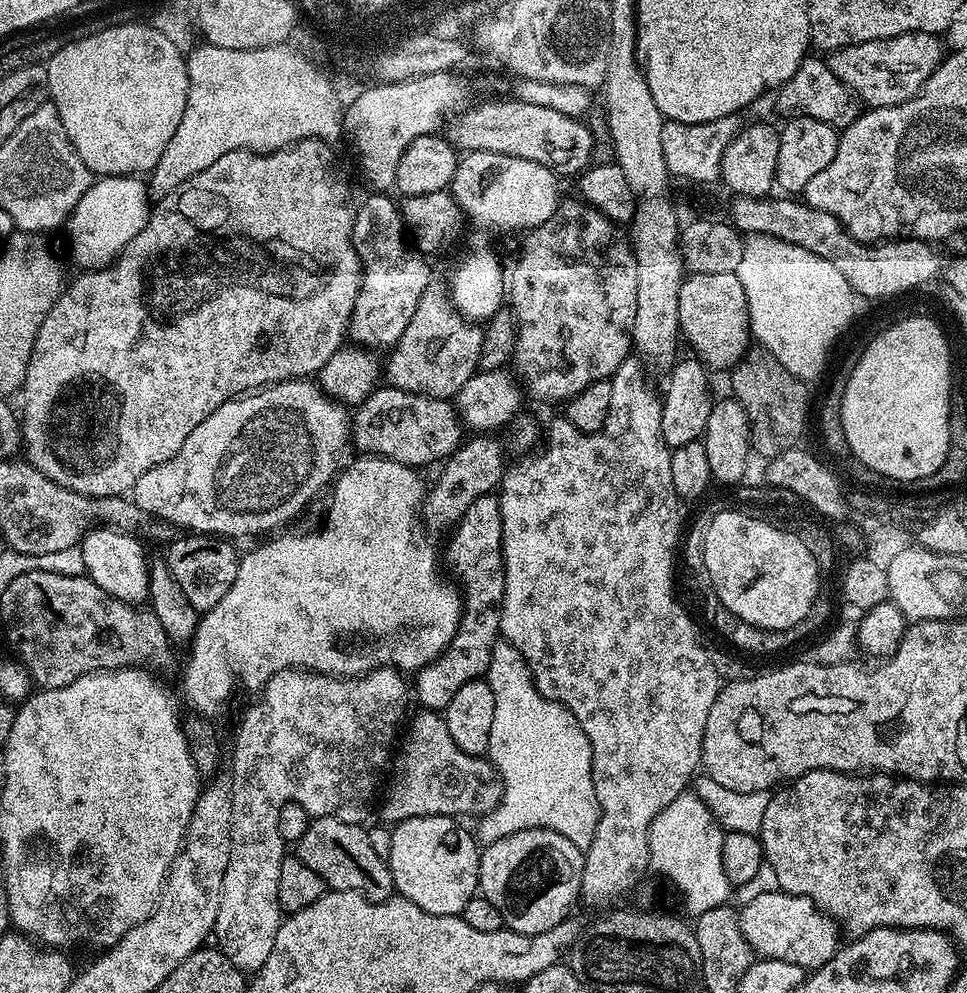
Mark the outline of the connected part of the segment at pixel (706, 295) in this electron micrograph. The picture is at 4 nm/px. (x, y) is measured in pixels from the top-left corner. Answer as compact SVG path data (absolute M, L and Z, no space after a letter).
M734 272L730 274L689 275L680 281L678 294L680 330L701 364L709 369L731 370L740 363L750 347L750 323L746 290Z

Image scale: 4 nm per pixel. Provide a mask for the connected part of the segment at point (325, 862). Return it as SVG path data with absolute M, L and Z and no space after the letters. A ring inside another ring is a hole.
M337 815L313 817L302 838L296 842L296 855L312 870L317 870L325 880L325 885L335 891L343 891L347 885L349 889L363 893L372 901L391 899L395 891L387 859L371 845L367 829L360 824L348 823ZM346 858L352 860L348 866L348 872L352 875L348 884L345 884Z

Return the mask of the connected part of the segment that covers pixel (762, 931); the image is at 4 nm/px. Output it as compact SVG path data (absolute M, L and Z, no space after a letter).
M777 890L759 894L756 898L751 899L750 902L743 904L739 909L738 915L742 934L745 935L746 942L749 943L757 957L789 960L794 966L804 966L808 968L806 970L815 970L824 965L842 944L842 939L840 940L842 932L836 921L827 912L823 912L808 897L796 896L792 892Z

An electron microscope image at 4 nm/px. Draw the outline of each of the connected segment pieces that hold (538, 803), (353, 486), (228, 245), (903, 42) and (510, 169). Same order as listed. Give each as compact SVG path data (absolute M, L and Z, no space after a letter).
M497 639L486 679L490 690L494 690L494 726L490 726L490 746L486 756L500 771L504 793L499 806L479 821L481 824L478 830L476 829L479 843L487 846L527 828L553 828L556 833L562 834L580 849L587 849L593 840L599 816L597 792L593 782L592 744L588 735L580 728L576 715L570 709L557 700L546 699L536 689L531 668L510 641Z
M364 454L359 458L361 460L354 461L348 469L345 467L331 485L332 497L328 500L328 513L325 514L320 528L312 528L309 532L285 531L283 534L273 535L260 542L265 542L265 544L258 545L253 552L245 551L240 557L240 569L238 578L234 578L234 586L230 586L230 590L226 590L226 594L222 598L222 602L218 602L218 606L214 606L201 615L196 633L192 635L190 647L196 656L212 656L213 665L208 660L194 661L188 668L192 677L184 684L184 692L188 695L189 702L196 707L197 713L208 718L216 718L216 715L231 702L232 695L236 692L236 683L239 680L248 688L260 690L275 672L281 672L287 668L323 670L325 673L337 676L366 676L375 668L393 667L404 674L415 674L434 658L438 658L450 646L460 625L460 616L464 612L464 597L459 587L447 575L444 577L440 573L441 557L440 560L436 557L435 546L424 537L426 528L422 523L422 509L426 497L426 484L424 488L423 482L420 481L421 473L417 469L408 468L397 460L387 460L384 456Z
M300 140L290 148L278 148L275 152L254 152L251 148L243 148L237 152L224 154L222 158L218 158L218 162L214 162L214 166L202 170L202 174L190 177L186 183L181 184L175 192L171 193L172 205L165 212L158 213L149 224L147 221L141 227L140 233L125 246L124 251L116 257L113 263L109 264L107 268L81 271L79 273L81 276L73 284L71 281L65 287L59 298L54 302L50 314L46 314L46 318L38 330L34 350L30 354L28 373L24 376L22 385L22 393L24 392L22 427L26 452L28 448L26 456L31 463L42 466L46 475L54 482L58 482L75 492L80 492L84 496L122 496L131 493L131 488L133 491L139 485L142 474L146 474L146 470L174 458L174 454L178 454L178 450L182 450L182 442L186 442L186 438L190 438L194 426L198 426L198 422L206 422L206 418L210 418L210 414L214 414L214 410L218 410L218 406L222 406L222 402L235 400L251 393L253 390L266 388L269 384L279 384L281 380L315 377L320 368L326 366L326 362L330 362L330 358L333 357L334 353L339 348L345 347L346 337L348 336L348 323L352 318L354 304L360 293L360 283L364 278L364 267L360 264L356 243L352 239L358 207L358 200L352 197L352 172L344 165L343 158L332 148L335 147L327 140Z
M907 32L901 36L896 36L892 40L875 40L874 42L862 42L850 48L840 48L839 51L831 53L827 57L828 69L841 80L847 88L855 94L861 101L868 103L869 109L889 108L905 104L908 100L915 99L924 91L928 79L936 73L937 68L942 63L940 56L940 44L935 35L930 32Z
M469 152L456 165L454 195L471 223L473 220L478 227L489 228L492 232L516 232L519 228L531 230L542 226L556 215L562 204L559 183L556 173L546 166L538 166L538 162L526 162L526 158L510 158L493 152Z

